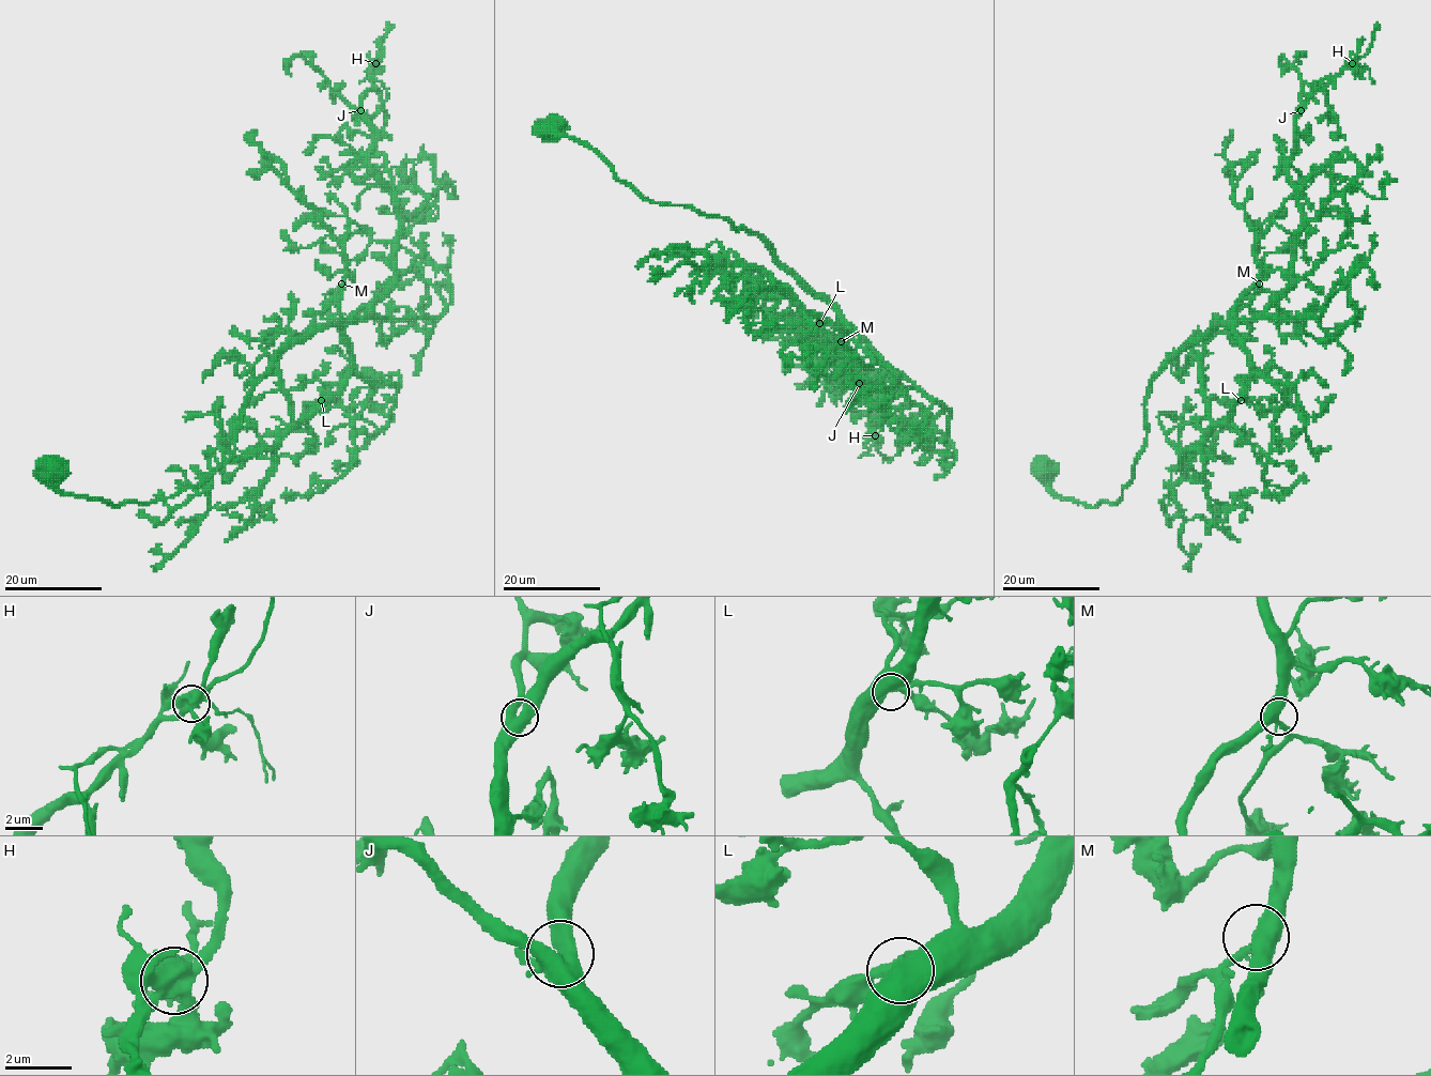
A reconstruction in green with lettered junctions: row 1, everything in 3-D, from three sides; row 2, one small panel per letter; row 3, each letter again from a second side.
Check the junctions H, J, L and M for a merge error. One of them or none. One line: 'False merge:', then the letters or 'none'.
False merge: H

